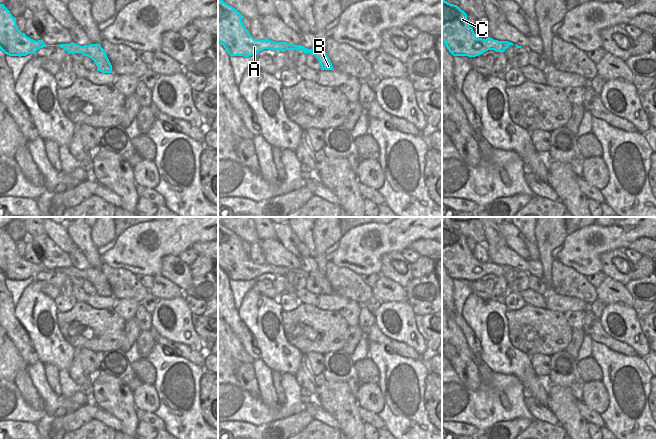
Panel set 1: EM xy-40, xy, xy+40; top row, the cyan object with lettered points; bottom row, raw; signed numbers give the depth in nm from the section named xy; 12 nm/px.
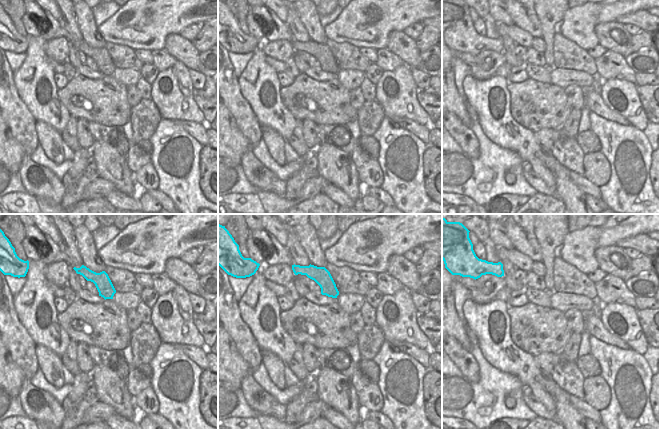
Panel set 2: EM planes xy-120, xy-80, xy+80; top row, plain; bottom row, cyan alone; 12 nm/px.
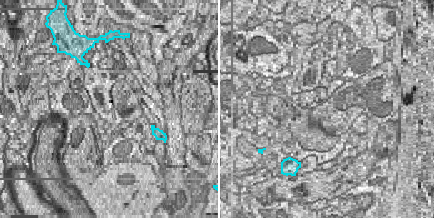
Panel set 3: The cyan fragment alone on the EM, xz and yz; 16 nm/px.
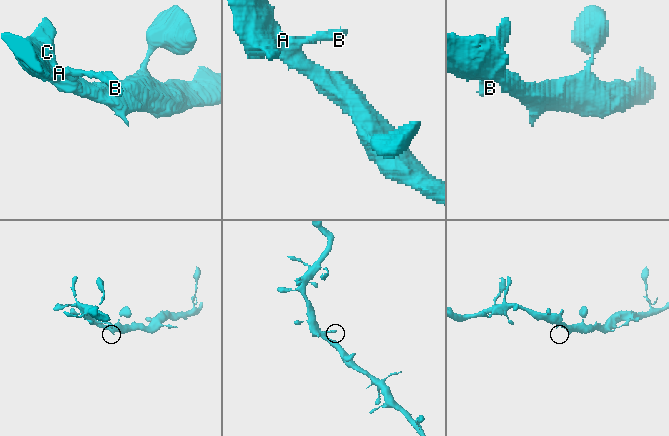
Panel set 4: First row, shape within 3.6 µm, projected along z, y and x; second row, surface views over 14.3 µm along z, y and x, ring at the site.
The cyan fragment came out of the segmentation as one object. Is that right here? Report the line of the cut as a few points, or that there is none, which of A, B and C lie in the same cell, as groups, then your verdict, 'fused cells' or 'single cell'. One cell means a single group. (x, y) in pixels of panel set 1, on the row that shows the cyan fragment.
no cut; A B C; single cell

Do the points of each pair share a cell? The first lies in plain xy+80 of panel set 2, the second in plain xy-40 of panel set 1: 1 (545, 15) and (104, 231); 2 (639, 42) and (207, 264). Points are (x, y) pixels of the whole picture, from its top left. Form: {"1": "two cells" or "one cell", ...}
{"1": "one cell", "2": "one cell"}

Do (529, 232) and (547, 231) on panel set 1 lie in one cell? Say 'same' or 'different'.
different

